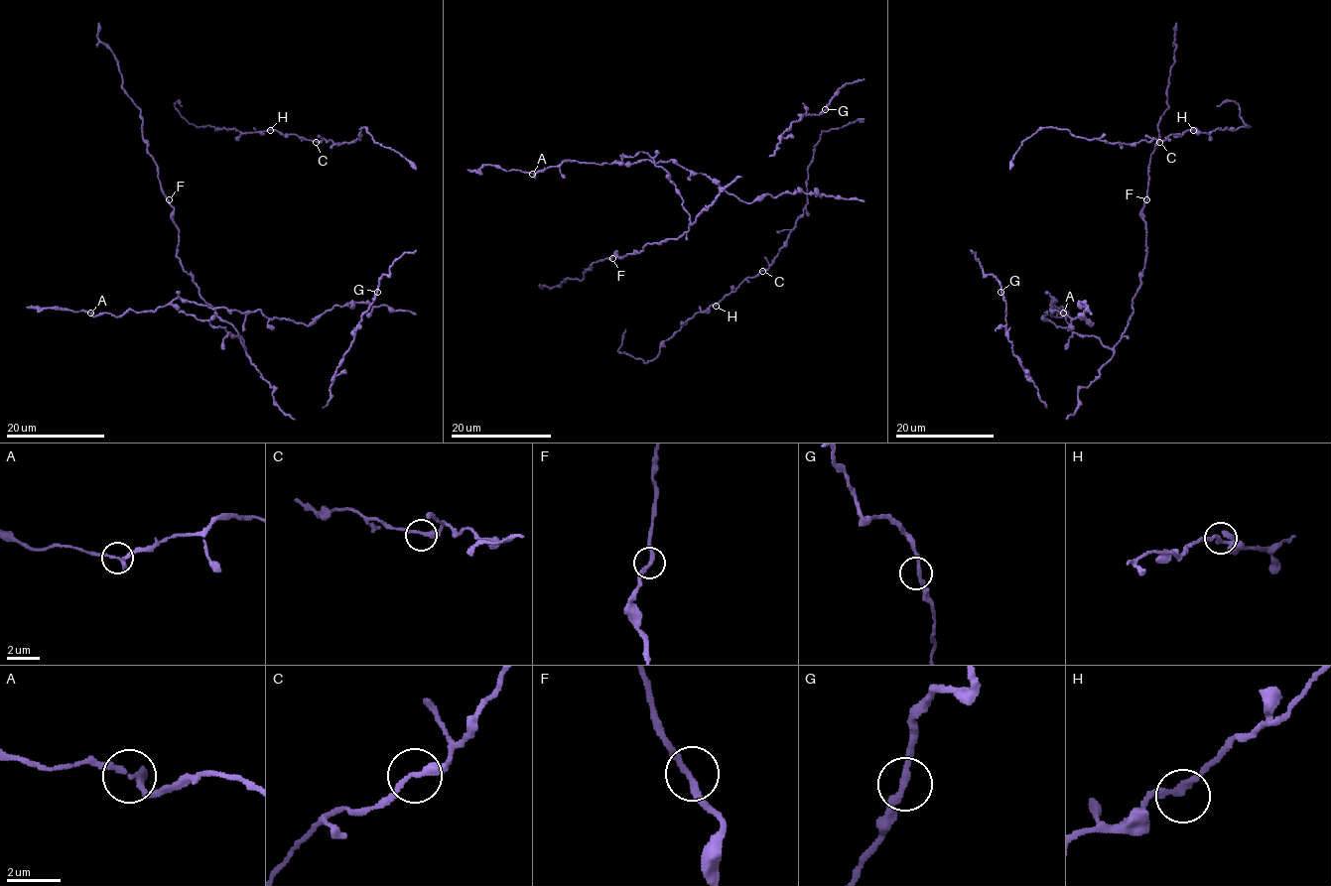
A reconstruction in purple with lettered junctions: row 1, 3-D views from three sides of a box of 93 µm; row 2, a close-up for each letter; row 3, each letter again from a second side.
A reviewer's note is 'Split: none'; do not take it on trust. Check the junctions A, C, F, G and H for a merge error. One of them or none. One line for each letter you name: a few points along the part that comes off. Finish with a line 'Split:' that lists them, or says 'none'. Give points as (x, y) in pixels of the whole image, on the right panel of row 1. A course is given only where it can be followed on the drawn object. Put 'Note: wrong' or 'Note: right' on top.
Note: right
Split: none

